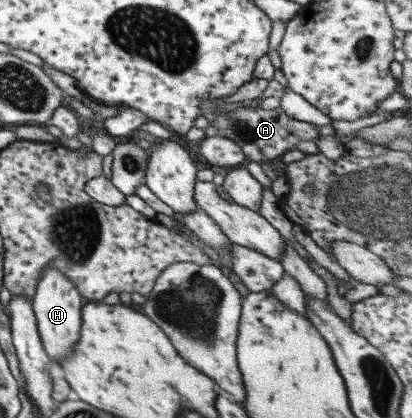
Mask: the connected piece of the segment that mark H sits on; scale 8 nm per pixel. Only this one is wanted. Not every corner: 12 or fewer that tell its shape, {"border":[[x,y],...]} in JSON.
{"border":[[57,268],[37,280],[37,332],[53,363],[79,340],[81,295]]}

